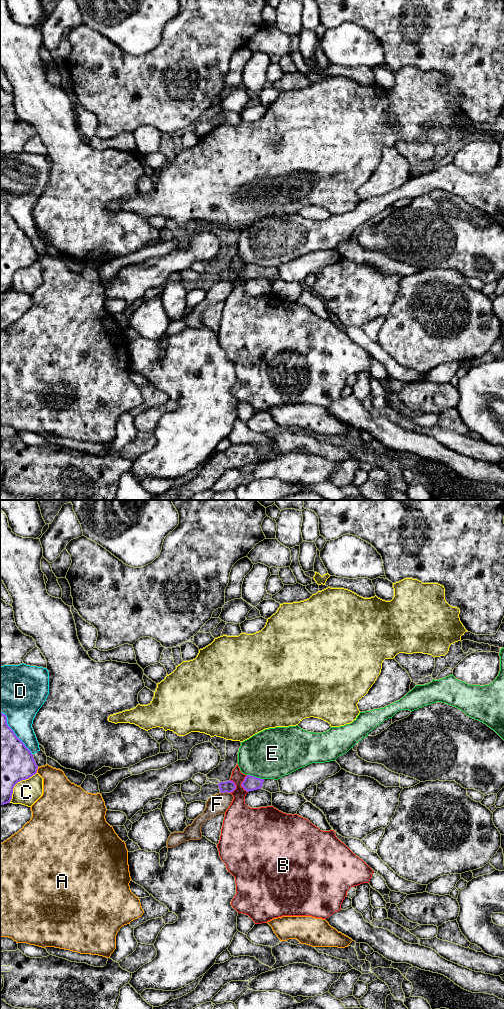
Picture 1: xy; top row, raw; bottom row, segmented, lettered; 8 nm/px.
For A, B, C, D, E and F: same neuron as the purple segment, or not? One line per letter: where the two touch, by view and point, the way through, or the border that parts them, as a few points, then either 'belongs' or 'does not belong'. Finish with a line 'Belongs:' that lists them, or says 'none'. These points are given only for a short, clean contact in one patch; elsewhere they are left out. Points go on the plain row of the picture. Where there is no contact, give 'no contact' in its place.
A: meets purple in xy at (36, 258); does not belong
B: meets purple in xy at (241, 272); border along xy (247, 263), (241, 272), (247, 280); does not belong
C: meets purple in xy at (17, 270); does not belong
D: meets purple in xy at (13, 220); does not belong
E: meets purple in xy at (255, 265); border along xy (247, 262), (263, 267); does not belong
F: meets purple in xy at (225, 279); border along xy (230, 280), (221, 281); does not belong
Belongs: none

